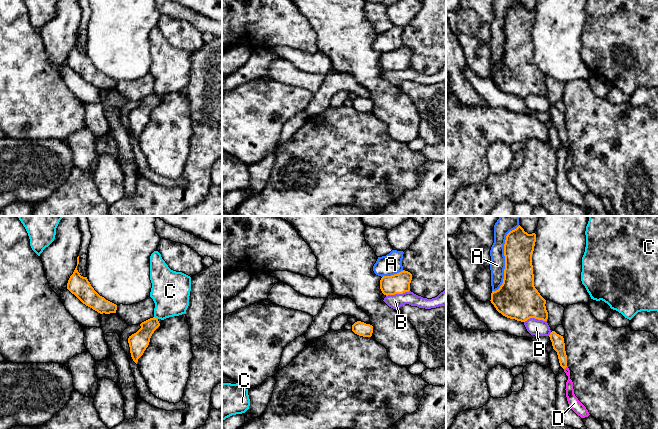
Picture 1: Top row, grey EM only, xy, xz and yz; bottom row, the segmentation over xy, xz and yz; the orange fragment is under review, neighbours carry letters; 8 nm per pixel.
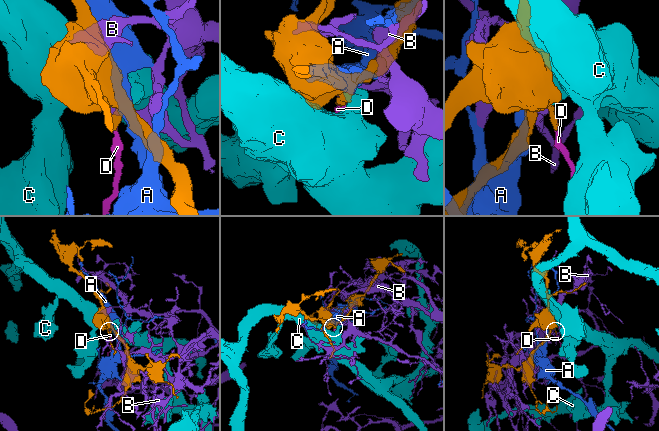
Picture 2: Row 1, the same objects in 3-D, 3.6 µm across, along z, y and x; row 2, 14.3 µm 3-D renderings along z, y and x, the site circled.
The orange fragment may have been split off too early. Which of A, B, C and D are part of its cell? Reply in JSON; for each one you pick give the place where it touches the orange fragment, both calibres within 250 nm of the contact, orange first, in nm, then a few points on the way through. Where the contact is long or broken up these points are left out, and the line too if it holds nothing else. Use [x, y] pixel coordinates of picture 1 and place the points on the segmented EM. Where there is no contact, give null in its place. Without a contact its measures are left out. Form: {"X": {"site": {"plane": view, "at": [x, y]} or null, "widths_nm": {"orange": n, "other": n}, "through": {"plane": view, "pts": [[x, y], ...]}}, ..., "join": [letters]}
{"D": {"site": {"plane": "yz", "at": [565, 367]}, "widths_nm": {"orange": 100, "other": 70}, "through": {"plane": "yz", "pts": [[557, 340], [565, 367], [569, 379], [570, 395]]}}, "join": ["D"]}

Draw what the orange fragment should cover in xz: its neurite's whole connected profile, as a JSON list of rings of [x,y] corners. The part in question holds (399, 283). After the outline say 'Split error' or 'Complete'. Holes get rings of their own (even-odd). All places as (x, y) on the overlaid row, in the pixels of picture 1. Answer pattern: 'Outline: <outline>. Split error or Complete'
Outline: [[[401,271],[391,276],[383,276],[380,280],[380,289],[386,296],[403,294],[410,291],[412,274],[408,271]]]. Complete

